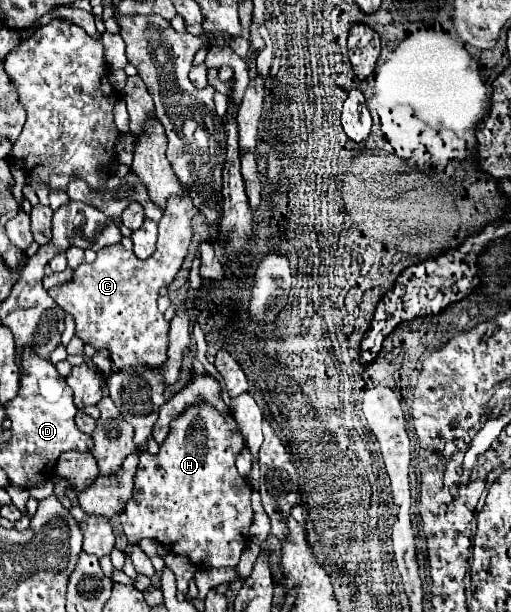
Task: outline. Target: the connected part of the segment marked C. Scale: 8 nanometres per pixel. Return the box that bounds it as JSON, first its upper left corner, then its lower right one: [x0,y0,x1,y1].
[48,189,194,369]

